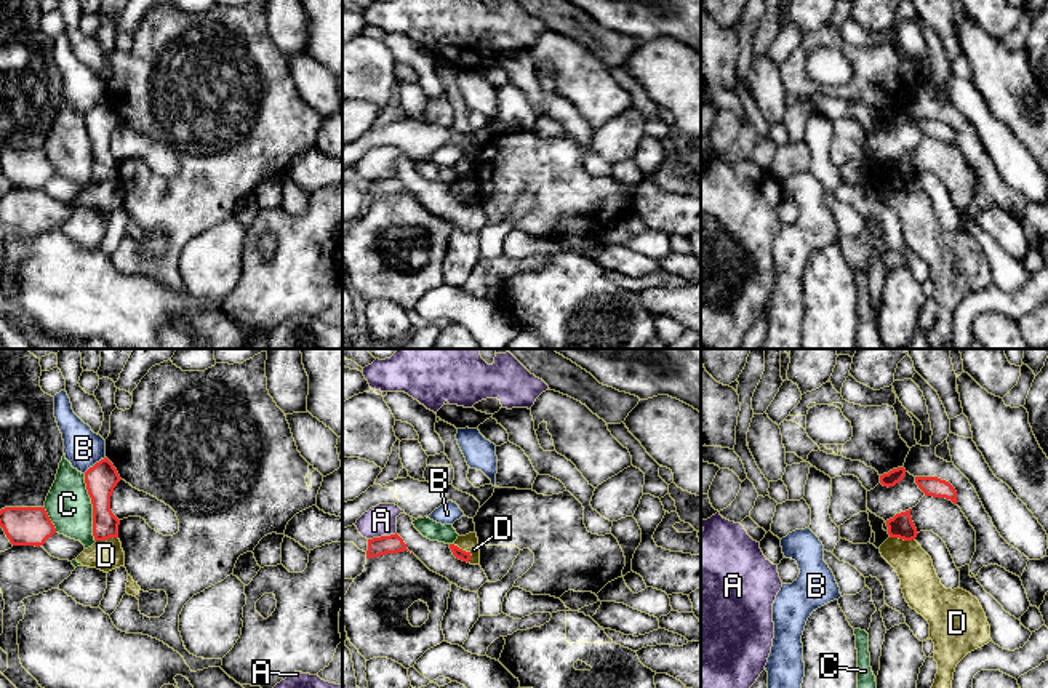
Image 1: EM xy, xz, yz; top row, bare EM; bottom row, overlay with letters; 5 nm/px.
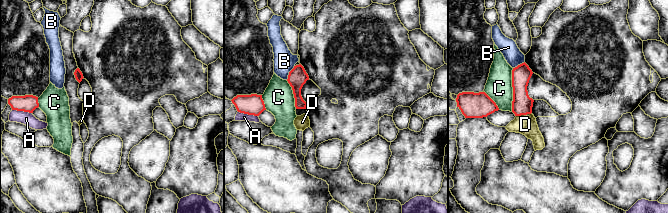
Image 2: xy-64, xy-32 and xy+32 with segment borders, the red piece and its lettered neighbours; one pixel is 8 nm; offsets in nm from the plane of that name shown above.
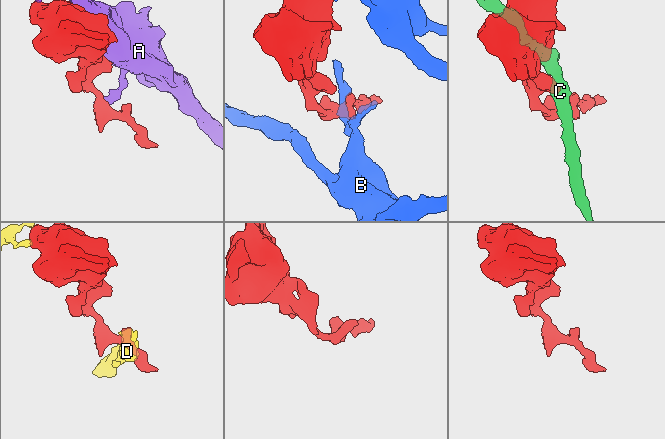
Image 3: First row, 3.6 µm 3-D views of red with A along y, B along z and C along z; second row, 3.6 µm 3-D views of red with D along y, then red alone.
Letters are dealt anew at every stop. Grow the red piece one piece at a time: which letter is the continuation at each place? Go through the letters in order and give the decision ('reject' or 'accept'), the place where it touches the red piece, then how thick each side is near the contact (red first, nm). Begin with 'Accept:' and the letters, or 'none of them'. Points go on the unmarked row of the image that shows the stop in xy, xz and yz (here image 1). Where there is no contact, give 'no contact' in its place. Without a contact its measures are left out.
Accept: none of them
A: reject; meets red in xz at (381, 178); 100 nm thick on the red side, 160 nm on the other
B: reject; meets red in xy at (95, 106); 160 nm thick on the red side, 190 nm on the other
C: reject; meets red in xy at (93, 149); 160 nm thick on the red side, 220 nm on the other
D: reject; meets red in xz at (464, 192); 50 nm thick on the red side, 90 nm on the other

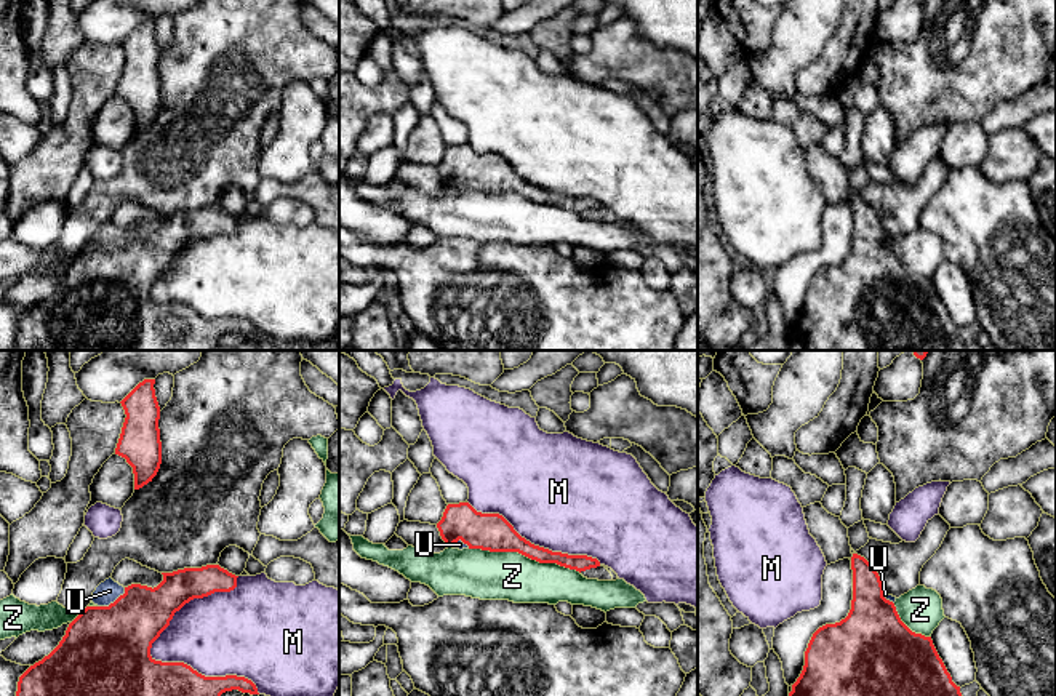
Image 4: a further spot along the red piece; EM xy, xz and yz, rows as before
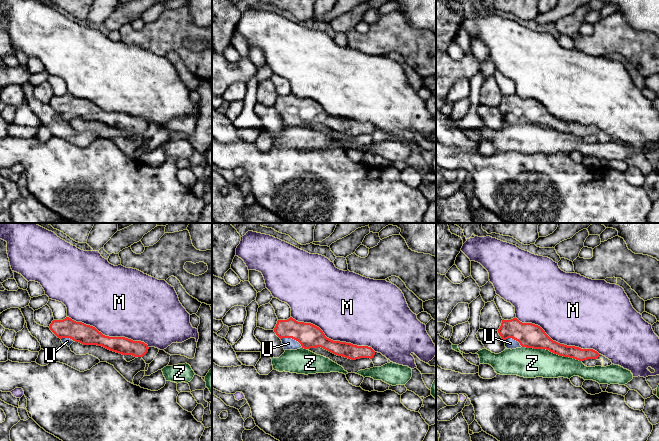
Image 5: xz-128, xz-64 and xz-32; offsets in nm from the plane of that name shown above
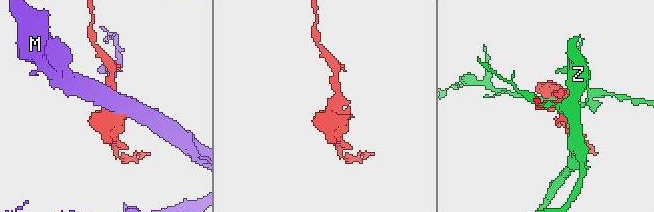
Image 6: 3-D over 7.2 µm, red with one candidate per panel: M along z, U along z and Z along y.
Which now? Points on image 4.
Accept: U
M: reject; meets red in xy at (200, 316); 460 nm thick on the red side, 420 nm on the other
U: accept; meets red in xy at (114, 244); 440 nm thick on the red side, 110 nm on the other
Z: reject; meets red in xz at (525, 197); 190 nm thick on the red side, 240 nm on the other

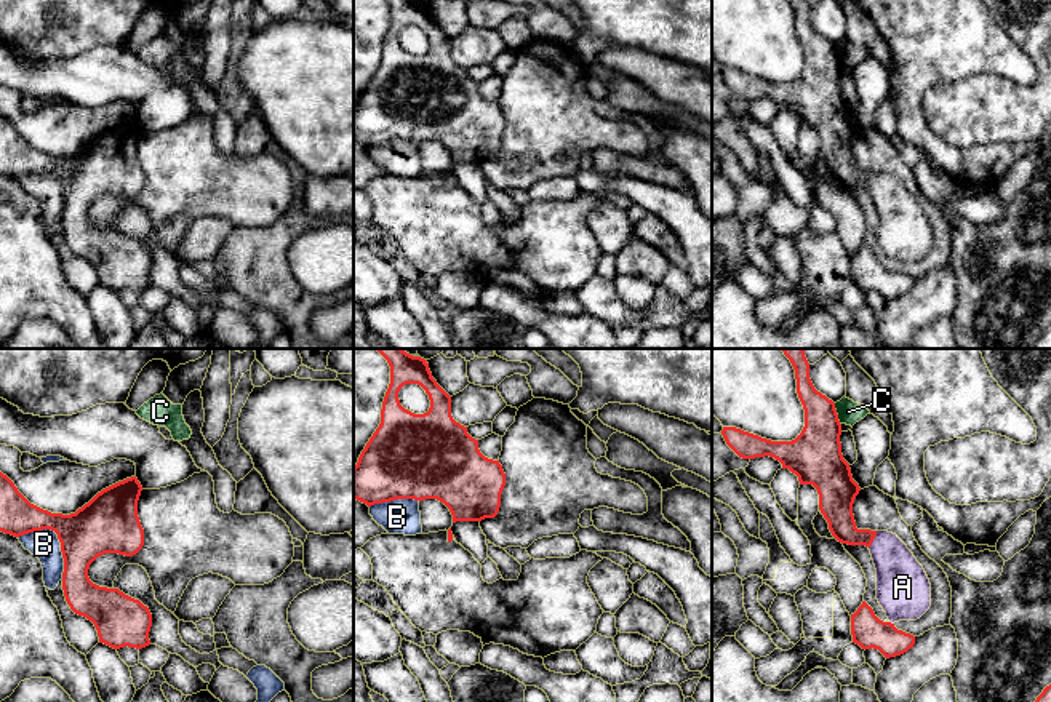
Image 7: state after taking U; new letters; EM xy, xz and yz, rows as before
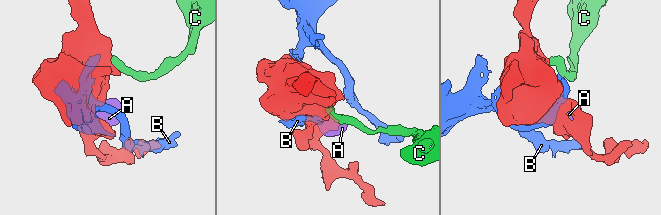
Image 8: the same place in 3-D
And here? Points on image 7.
Accept: A
A: accept; meets red in yz at (874, 179); 160 nm thick on the red side, 240 nm on the other
B: reject; meets red in xy at (58, 179); 280 nm thick on the red side, 150 nm on the other
C: reject; meets red in yz at (837, 56); 280 nm thick on the red side, 120 nm on the other

